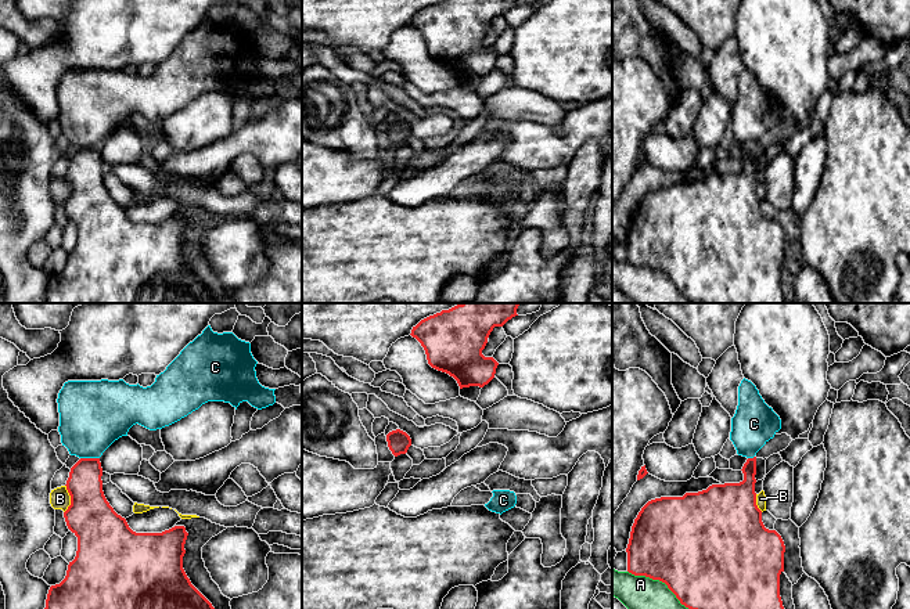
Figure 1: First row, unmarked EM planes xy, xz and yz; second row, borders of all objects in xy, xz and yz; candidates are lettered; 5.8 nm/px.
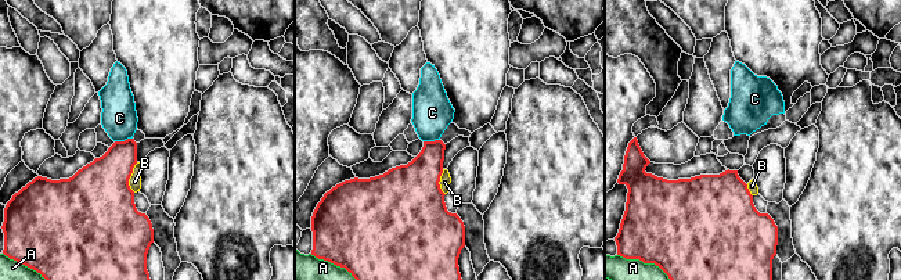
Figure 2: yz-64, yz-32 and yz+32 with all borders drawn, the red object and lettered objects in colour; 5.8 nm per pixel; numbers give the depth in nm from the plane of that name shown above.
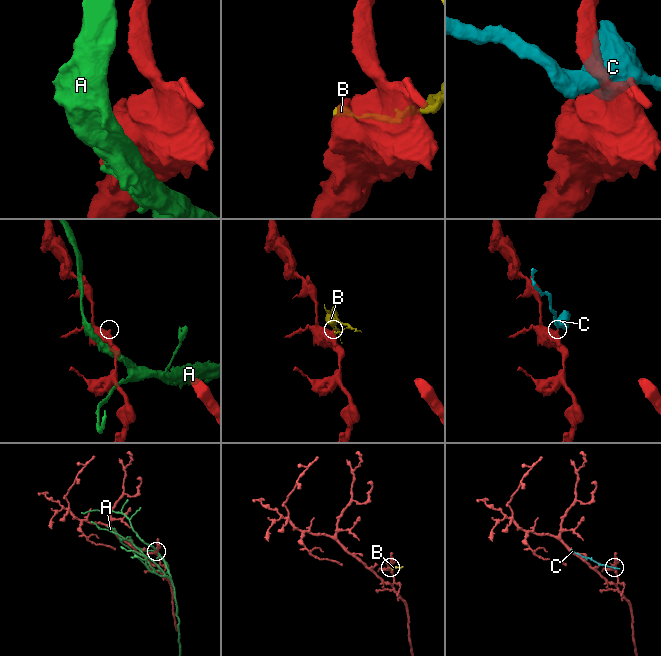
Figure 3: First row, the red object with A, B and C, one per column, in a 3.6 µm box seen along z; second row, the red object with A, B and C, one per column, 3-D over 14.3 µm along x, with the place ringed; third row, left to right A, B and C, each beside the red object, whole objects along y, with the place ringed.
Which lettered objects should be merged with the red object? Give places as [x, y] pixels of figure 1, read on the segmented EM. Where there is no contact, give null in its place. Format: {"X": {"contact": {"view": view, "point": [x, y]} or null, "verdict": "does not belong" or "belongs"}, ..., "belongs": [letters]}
{"A": {"contact": {"view": "yz", "point": [659, 580]}, "verdict": "does not belong"}, "B": {"contact": {"view": "xy", "point": [71, 498]}, "verdict": "does not belong"}, "C": {"contact": {"view": "xy", "point": [90, 458]}, "verdict": "does not belong"}, "belongs": []}

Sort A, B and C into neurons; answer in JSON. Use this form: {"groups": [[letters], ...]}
{"groups": [["A"], ["B"], ["C"]]}

